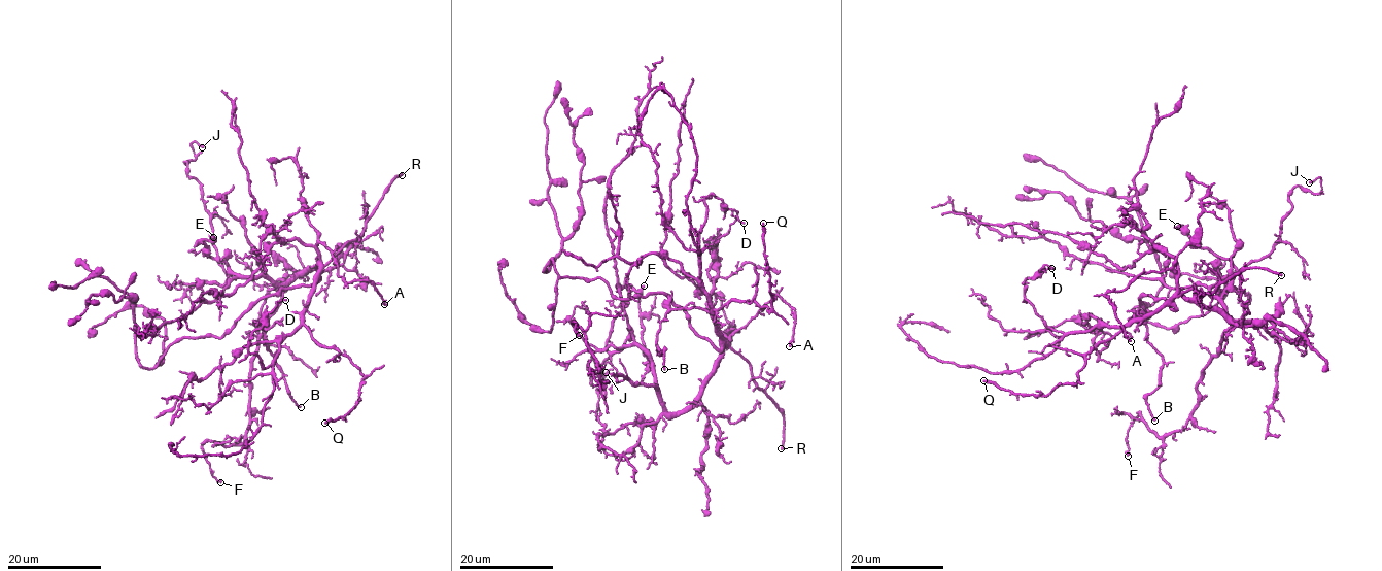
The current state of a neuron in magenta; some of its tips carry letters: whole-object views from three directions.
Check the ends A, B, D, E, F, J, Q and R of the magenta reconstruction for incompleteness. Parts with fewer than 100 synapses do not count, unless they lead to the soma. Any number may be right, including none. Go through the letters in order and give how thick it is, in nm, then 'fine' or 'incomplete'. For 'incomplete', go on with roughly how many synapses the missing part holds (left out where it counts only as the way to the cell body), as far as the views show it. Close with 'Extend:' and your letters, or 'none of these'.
A: calibre 240 nm; fine
B: calibre 150 nm; fine
D: calibre 130 nm; fine
E: calibre 240 nm; fine
F: calibre 190 nm; fine
J: calibre 190 nm; fine
Q: calibre 260 nm; fine
R: calibre 240 nm; incomplete
Extend: R

